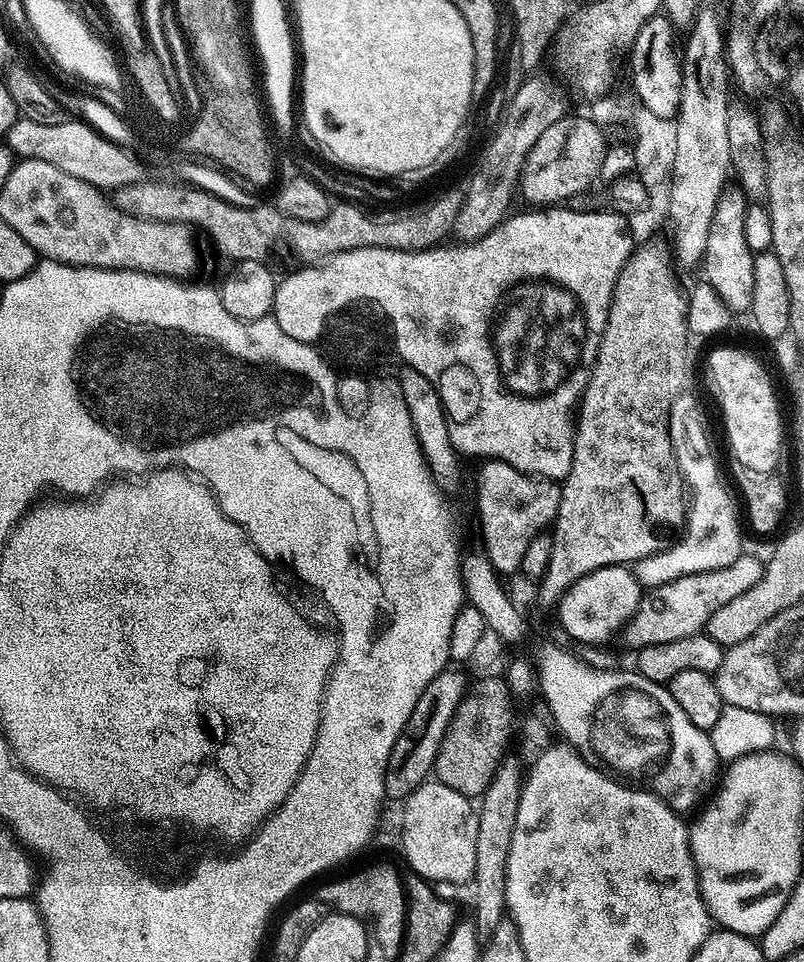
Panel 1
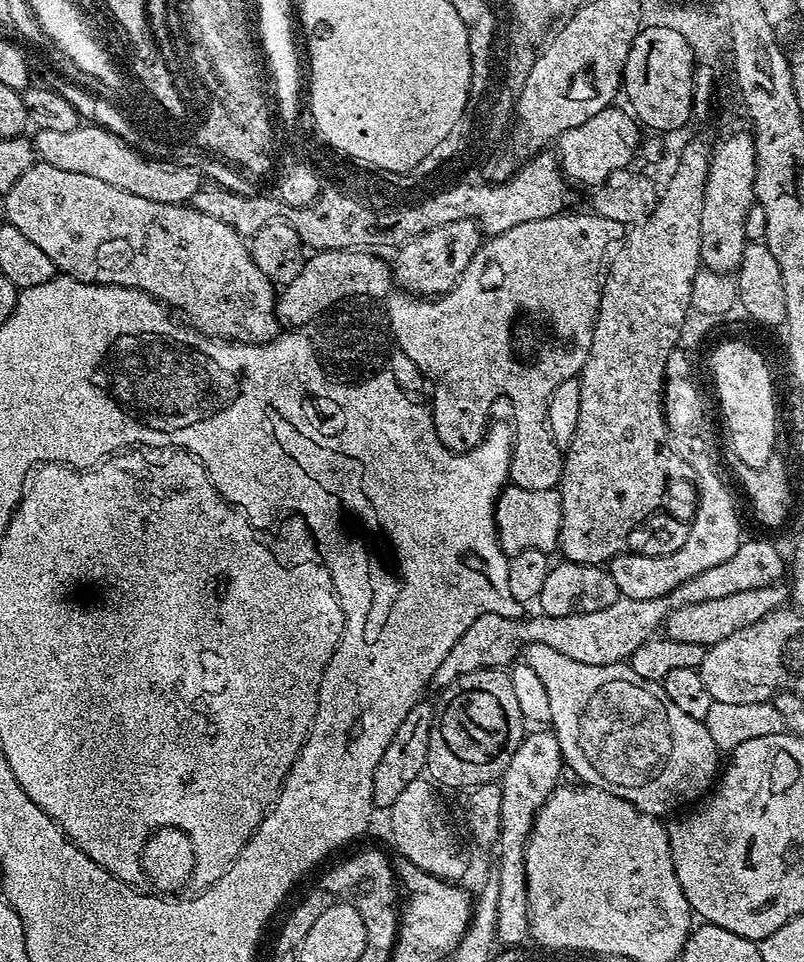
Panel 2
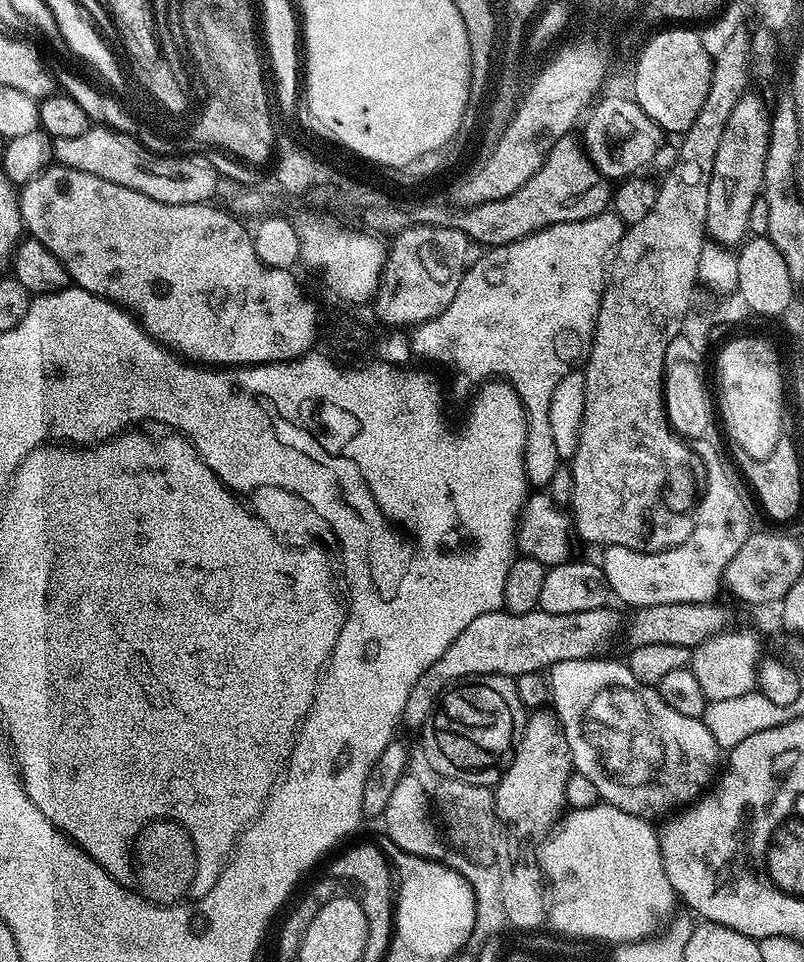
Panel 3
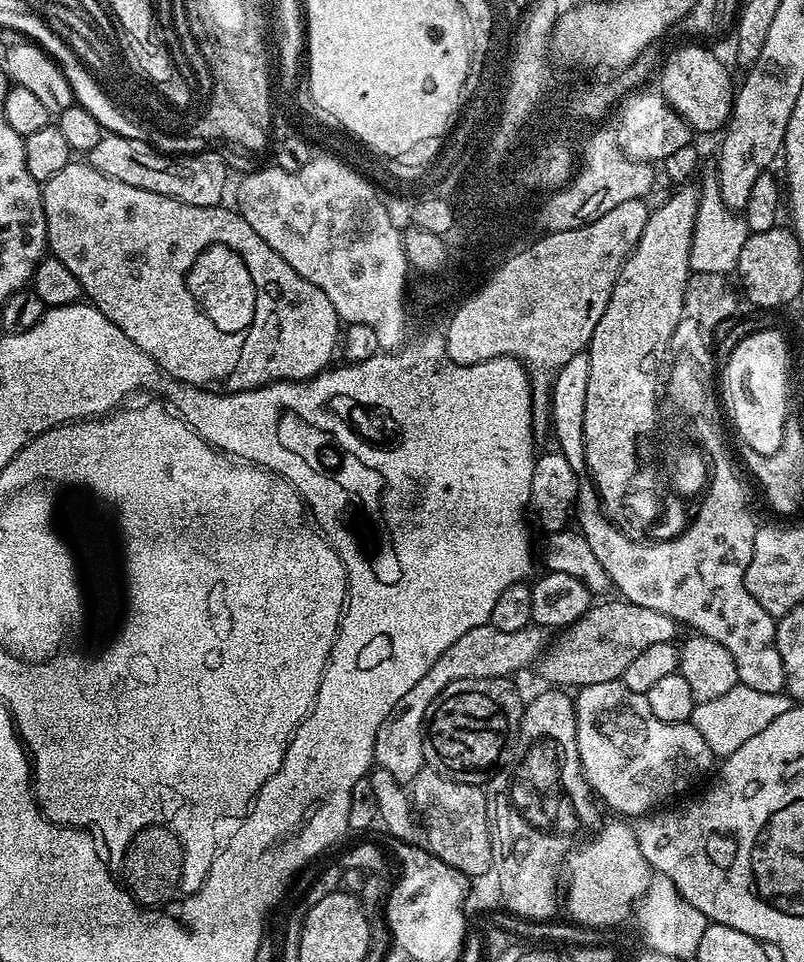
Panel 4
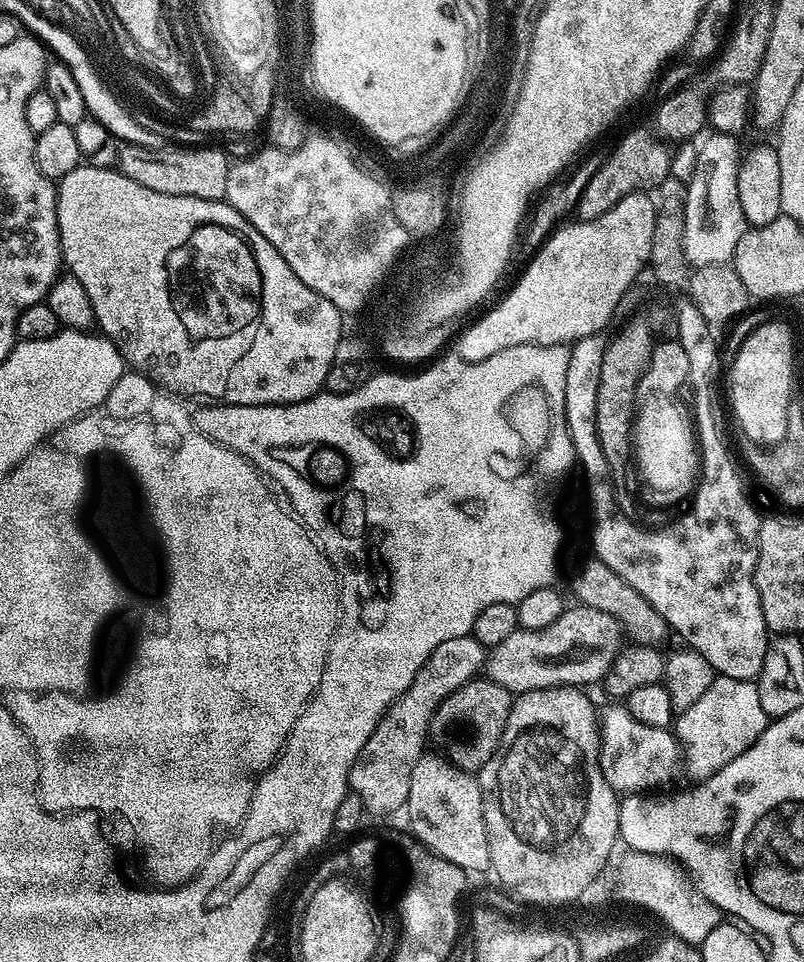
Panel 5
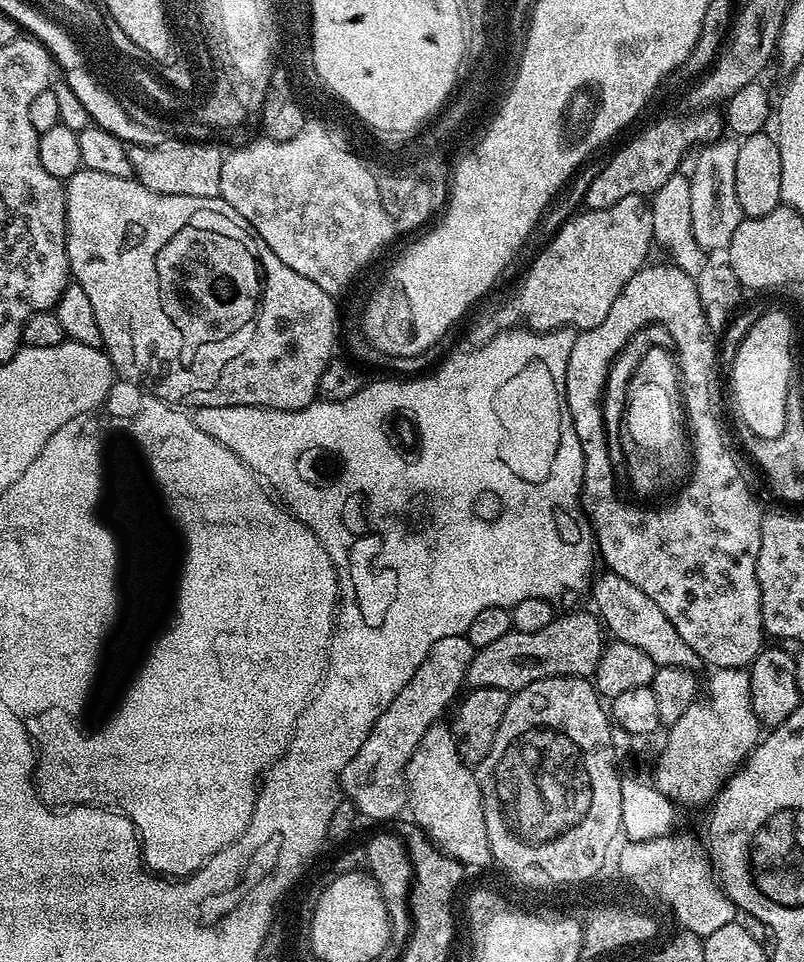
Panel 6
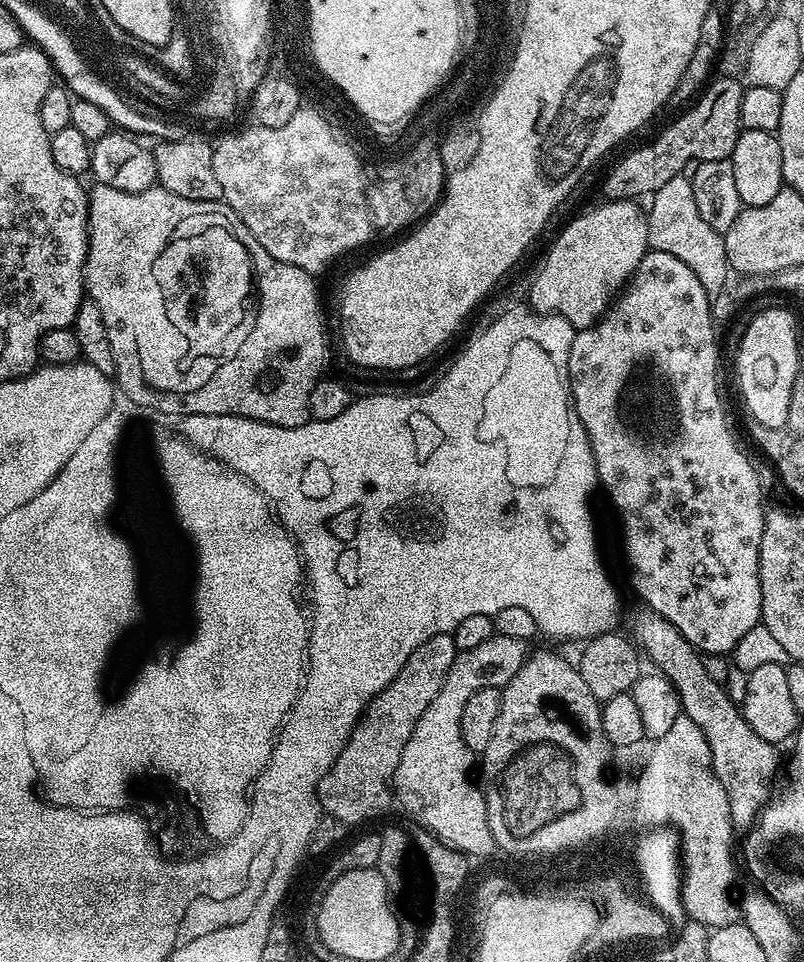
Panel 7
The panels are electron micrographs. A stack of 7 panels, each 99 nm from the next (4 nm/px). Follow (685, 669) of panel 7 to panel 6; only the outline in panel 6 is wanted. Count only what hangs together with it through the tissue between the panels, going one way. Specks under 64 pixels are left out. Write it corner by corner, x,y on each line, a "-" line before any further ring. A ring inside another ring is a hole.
607,570
601,572
601,576
597,580
595,577
590,584
593,604
591,607
594,609
595,615
602,621
603,627
615,639
630,642
630,646
638,646
638,650
642,650
642,654
650,654
650,658
661,668
696,670
696,667
701,667
700,656
694,650
690,650
690,646
686,646
682,634
678,634
678,630
674,630
670,618
666,618
666,614
662,614
658,602
646,598
646,594
642,594
642,590
638,590
638,586
634,586
634,582
626,582
626,578

